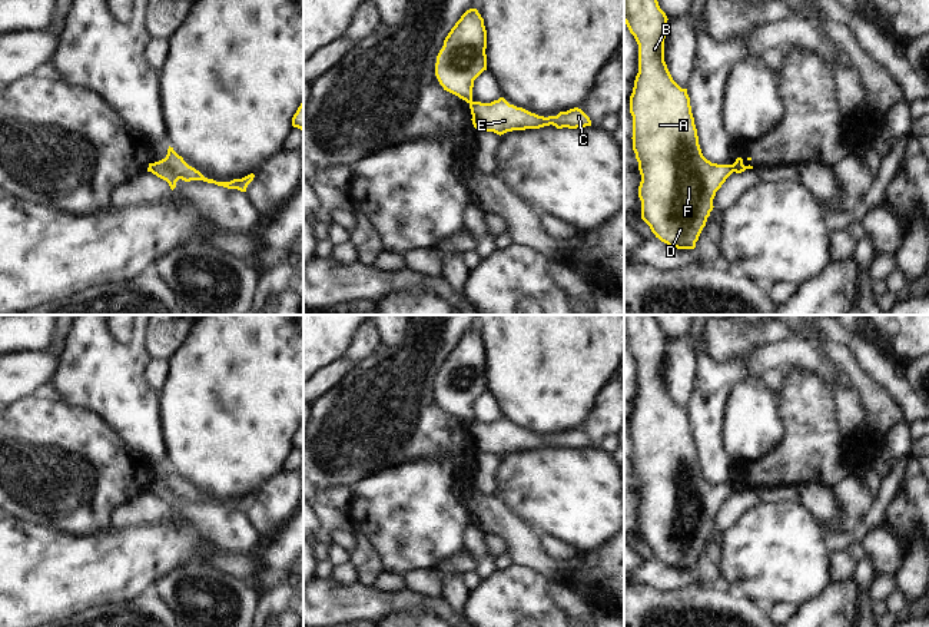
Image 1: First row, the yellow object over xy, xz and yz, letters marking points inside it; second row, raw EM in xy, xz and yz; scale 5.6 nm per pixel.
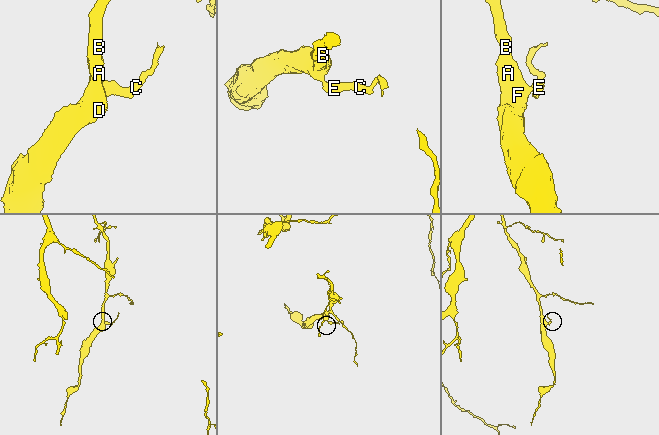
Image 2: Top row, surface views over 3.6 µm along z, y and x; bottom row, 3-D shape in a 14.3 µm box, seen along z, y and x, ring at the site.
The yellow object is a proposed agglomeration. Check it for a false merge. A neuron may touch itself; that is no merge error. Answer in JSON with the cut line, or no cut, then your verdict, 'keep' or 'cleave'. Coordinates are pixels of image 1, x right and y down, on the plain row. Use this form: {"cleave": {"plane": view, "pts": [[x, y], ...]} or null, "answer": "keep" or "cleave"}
{"cleave": {"plane": "yz", "pts": [[732, 485], [733, 491]]}, "answer": "cleave"}

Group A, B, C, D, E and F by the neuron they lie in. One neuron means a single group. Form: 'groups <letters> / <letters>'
groups A B D F / C E

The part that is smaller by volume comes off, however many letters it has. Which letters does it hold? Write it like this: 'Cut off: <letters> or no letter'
Cut off: C, E

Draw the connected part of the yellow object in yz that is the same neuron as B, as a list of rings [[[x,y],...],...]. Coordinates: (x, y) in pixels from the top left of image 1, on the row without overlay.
[[[624,315],[624,344],[638,365],[638,394],[630,417],[630,434],[633,471],[641,495],[641,540],[668,567],[694,570],[714,528],[716,512],[733,494],[733,485],[711,484],[701,474],[687,409],[673,401],[664,382],[667,341],[657,315]]]

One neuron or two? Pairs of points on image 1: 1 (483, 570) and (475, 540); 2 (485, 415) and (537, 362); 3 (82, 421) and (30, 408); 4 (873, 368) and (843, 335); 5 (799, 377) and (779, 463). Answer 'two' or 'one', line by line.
1: one
2: two
3: one
4: one
5: one

